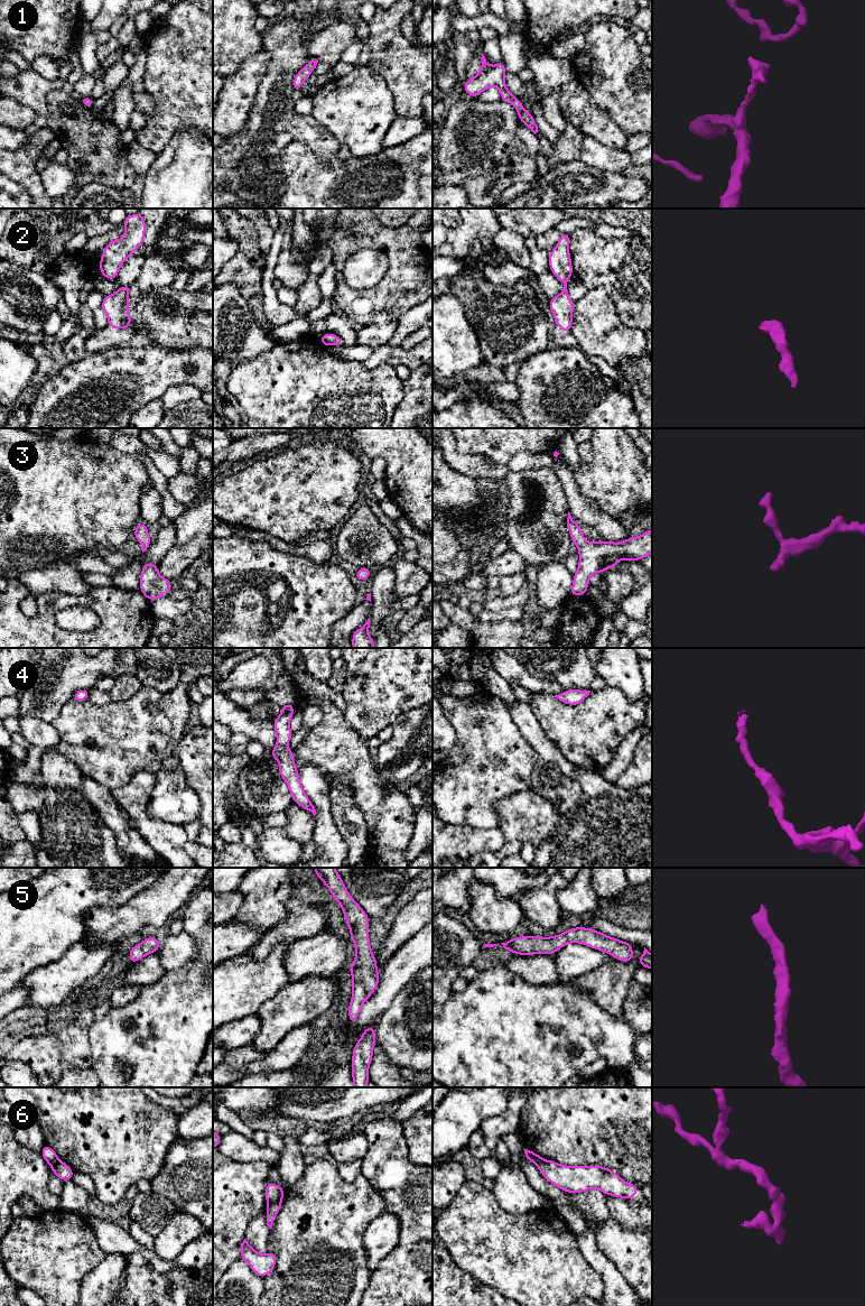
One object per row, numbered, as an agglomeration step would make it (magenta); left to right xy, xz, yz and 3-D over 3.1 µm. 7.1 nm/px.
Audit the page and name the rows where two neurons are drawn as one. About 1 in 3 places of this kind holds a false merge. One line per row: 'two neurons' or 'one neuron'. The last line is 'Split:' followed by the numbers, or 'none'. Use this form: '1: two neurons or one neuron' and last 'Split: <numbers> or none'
1: one neuron
2: one neuron
3: one neuron
4: one neuron
5: one neuron
6: one neuron
Split: none

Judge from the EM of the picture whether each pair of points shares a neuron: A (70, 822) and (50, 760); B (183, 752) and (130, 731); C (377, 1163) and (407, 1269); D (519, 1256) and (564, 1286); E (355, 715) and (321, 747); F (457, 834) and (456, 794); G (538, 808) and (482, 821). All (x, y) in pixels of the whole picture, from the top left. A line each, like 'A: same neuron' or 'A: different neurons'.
A: same neuron
B: different neurons
C: same neuron
D: same neuron
E: different neurons
F: different neurons
G: different neurons

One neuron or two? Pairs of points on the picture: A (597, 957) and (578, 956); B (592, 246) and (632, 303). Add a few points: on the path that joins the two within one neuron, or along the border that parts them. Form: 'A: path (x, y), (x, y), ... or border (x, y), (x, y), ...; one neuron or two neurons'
A: path (593, 957), (583, 957); one neuron
B: path (606, 260), (628, 280), (630, 288); one neuron

